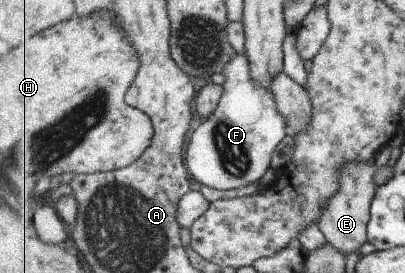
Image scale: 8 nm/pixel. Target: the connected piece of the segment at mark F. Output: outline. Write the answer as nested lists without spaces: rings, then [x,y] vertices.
[[[234,54],[224,70],[225,92],[217,112],[191,134],[186,150],[190,175],[197,182],[217,190],[244,188],[259,182],[271,170],[277,147],[285,140],[287,124],[279,114],[273,93],[260,86],[250,72],[248,54]]]

